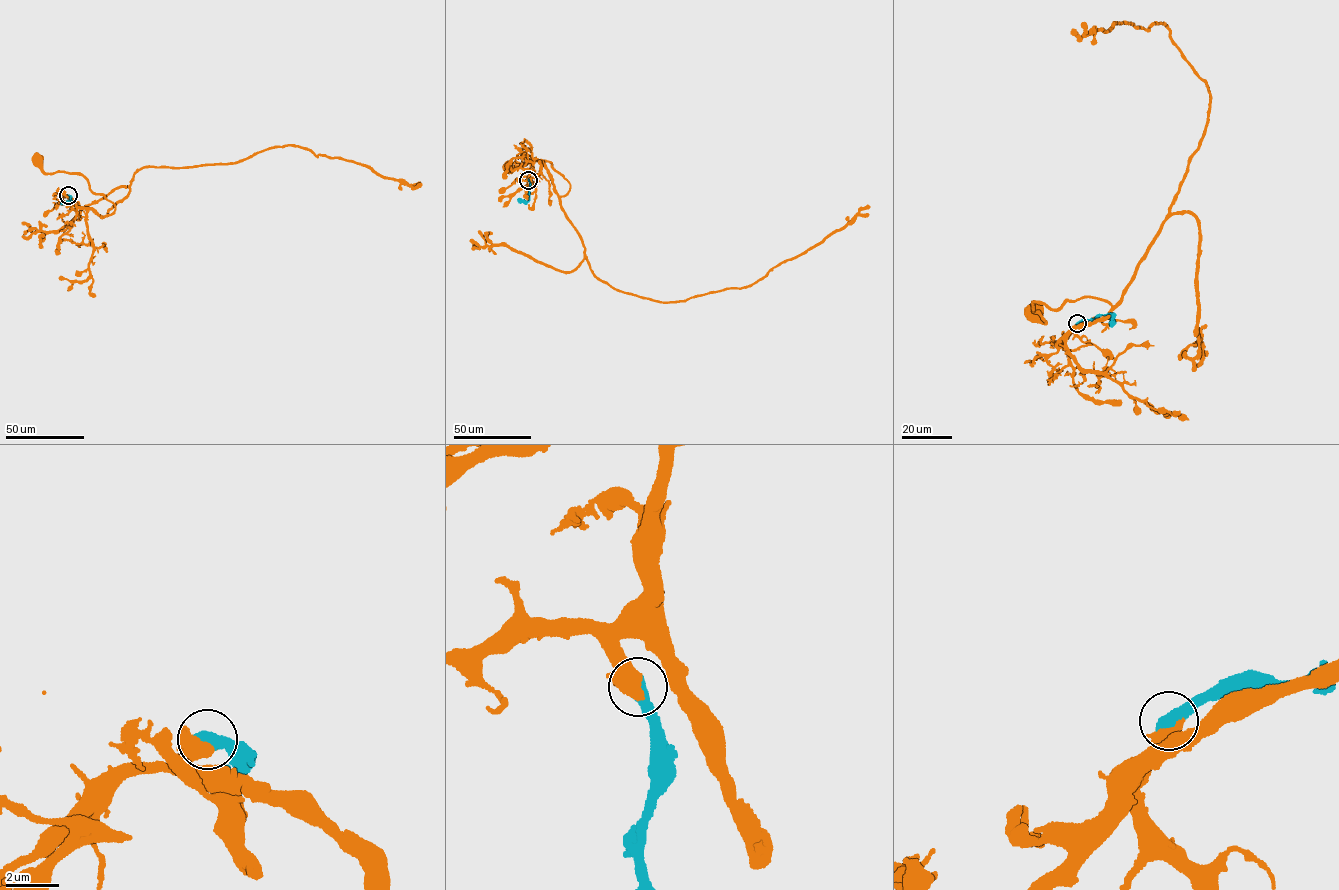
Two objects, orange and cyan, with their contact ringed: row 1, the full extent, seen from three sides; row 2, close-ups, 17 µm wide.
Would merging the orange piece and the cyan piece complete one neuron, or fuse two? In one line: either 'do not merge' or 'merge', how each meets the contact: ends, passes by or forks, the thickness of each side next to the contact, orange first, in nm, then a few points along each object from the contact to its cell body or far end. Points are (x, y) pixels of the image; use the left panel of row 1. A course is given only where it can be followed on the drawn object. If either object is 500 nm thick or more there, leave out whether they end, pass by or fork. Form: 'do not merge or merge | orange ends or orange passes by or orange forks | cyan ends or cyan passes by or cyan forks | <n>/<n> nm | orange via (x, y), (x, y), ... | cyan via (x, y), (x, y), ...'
merge | 480/550 nm | orange via (68, 195), (71, 202), (100, 216), (115, 208), (82, 175), (46, 173), (37, 159) | cyan via (68, 195), (72, 201), (60, 203)

